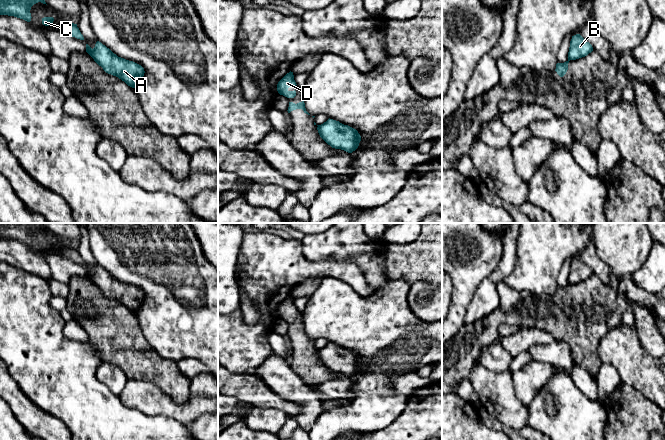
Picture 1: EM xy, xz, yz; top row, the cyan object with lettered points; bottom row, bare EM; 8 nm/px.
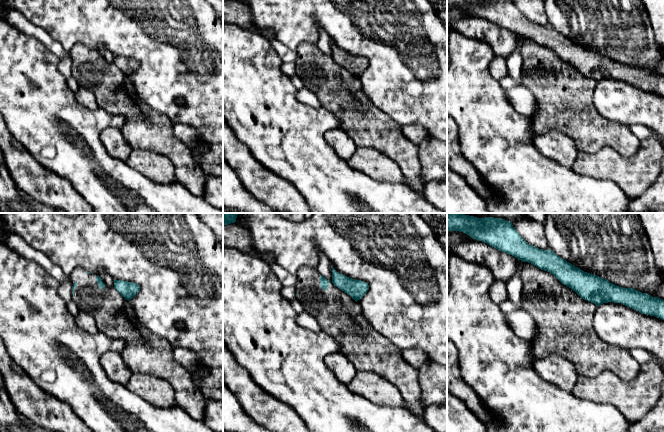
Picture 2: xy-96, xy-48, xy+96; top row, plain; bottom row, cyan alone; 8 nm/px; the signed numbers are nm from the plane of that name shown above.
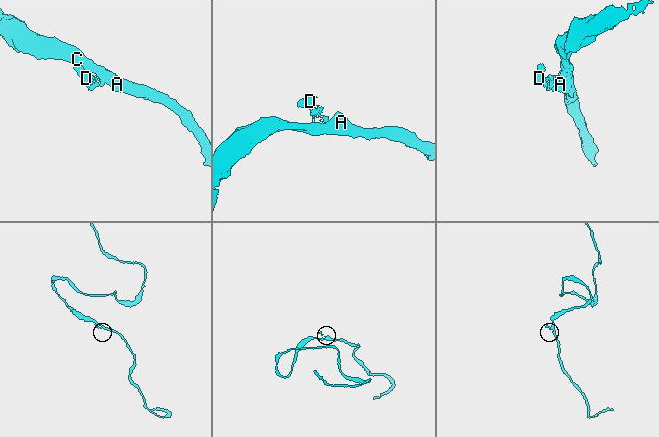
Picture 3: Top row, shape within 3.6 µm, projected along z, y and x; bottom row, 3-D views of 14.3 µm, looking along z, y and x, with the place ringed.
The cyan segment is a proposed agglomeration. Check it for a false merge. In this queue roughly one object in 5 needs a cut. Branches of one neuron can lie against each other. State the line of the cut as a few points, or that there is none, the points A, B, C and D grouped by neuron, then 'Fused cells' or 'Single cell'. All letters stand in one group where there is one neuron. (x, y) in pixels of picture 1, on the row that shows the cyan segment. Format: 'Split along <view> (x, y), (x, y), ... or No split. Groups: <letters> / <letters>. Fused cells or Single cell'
Split along xy (94, 59), (100, 65). Groups: A B C / D. Fused cells

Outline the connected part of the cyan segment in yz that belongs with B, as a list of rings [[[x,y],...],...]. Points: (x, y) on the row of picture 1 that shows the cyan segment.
[[[580,34],[572,36],[568,52],[568,60],[576,60],[587,56],[593,51],[592,45]]]

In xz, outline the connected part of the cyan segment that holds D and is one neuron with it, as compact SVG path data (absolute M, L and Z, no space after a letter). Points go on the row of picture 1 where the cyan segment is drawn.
M290 71L278 82L277 91L280 95L287 98L294 98L296 96L296 91L289 91L288 88L296 85L293 72Z

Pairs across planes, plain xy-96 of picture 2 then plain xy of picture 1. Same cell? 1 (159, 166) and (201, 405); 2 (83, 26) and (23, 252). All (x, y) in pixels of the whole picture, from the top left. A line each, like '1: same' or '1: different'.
1: same
2: different

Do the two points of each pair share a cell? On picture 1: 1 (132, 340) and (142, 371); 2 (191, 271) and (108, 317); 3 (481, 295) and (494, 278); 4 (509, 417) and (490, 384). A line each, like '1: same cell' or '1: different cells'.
1: same cell
2: different cells
3: same cell
4: same cell

